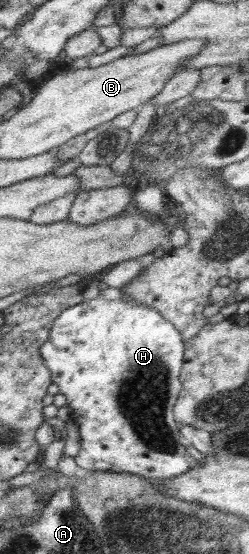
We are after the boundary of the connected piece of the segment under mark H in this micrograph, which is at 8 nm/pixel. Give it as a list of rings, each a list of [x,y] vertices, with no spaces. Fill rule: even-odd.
[[[99,297],[93,298],[89,302],[71,306],[69,309],[59,313],[59,316],[53,321],[49,336],[43,346],[41,346],[40,351],[45,366],[51,372],[52,383],[57,384],[60,393],[66,396],[66,405],[72,410],[71,419],[78,425],[81,447],[74,459],[77,466],[80,467],[80,471],[131,473],[145,480],[159,480],[185,474],[193,467],[193,462],[190,460],[185,448],[185,441],[180,433],[180,426],[173,414],[175,400],[178,399],[177,396],[179,396],[182,389],[180,376],[185,360],[184,341],[181,339],[180,331],[168,320],[165,320],[162,314],[159,314],[155,309],[147,307],[147,305],[141,305],[141,303],[135,303],[135,301],[129,301],[129,299],[124,300],[121,298],[107,301]]]

